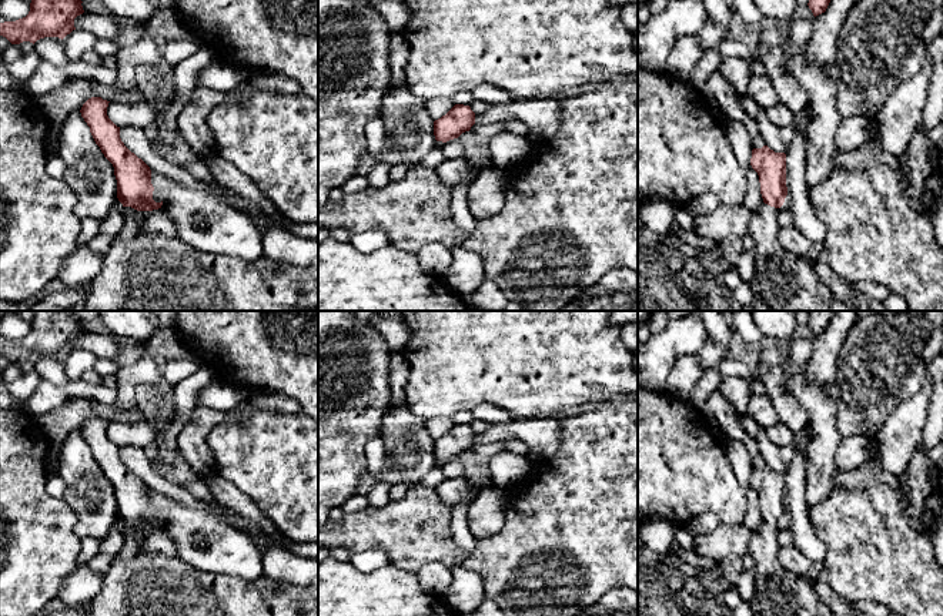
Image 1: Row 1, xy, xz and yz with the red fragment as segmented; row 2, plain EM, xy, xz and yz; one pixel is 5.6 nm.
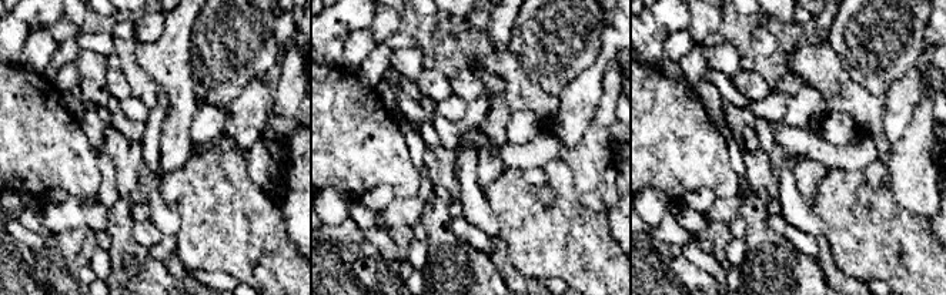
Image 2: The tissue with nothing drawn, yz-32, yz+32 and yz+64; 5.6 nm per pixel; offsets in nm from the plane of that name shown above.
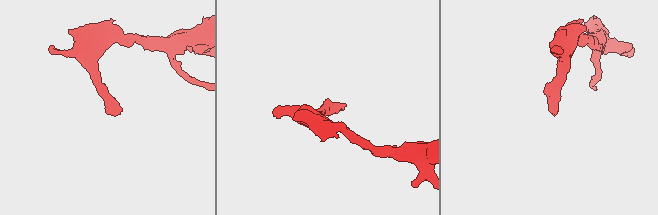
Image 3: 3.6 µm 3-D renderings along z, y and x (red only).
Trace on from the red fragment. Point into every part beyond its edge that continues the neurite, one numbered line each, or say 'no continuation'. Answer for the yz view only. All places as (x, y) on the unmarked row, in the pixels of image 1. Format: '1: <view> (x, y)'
1: yz (778, 592)

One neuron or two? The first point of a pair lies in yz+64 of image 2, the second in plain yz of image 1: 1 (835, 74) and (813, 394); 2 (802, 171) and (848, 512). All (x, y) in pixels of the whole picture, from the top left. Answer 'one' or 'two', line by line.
1: two
2: two

